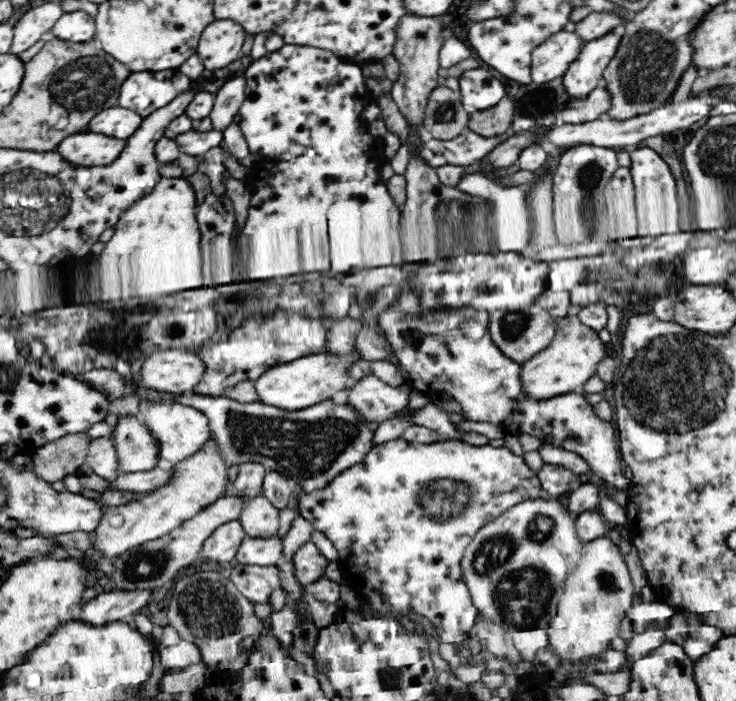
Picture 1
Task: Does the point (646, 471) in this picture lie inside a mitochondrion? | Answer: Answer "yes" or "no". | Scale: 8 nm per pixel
no

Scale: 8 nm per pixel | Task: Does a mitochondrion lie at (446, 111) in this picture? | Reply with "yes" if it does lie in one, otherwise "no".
yes

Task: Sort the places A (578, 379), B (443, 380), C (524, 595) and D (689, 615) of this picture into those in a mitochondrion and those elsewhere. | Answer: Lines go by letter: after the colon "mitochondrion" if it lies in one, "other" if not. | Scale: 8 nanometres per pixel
A: other
B: other
C: mitochondrion
D: other

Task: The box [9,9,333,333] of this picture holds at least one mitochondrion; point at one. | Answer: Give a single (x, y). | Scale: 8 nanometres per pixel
(82, 84)

